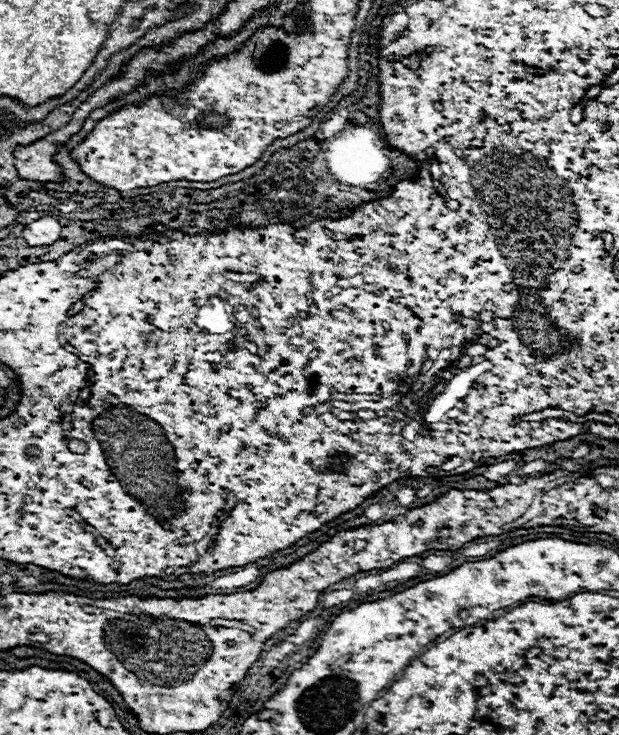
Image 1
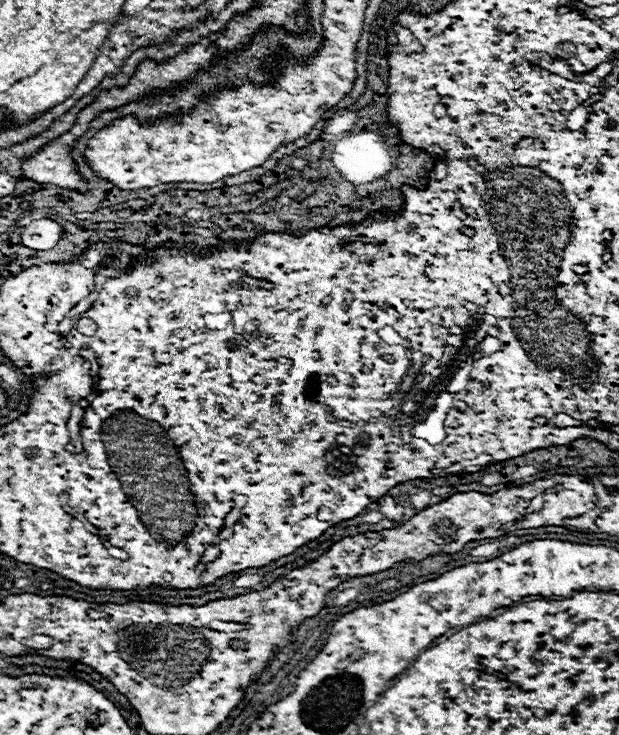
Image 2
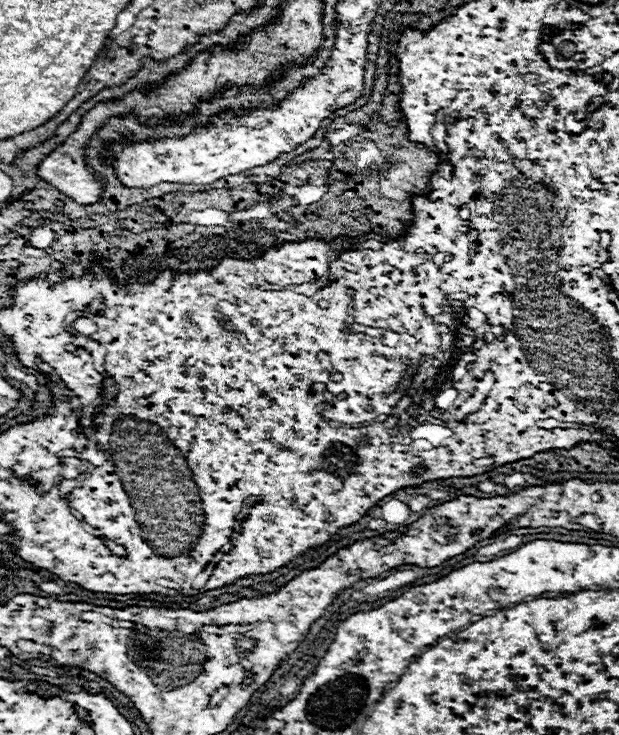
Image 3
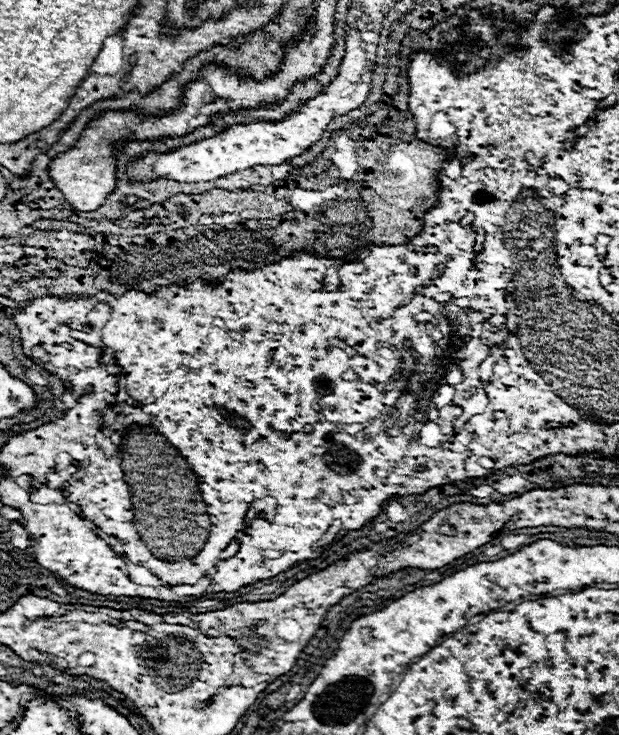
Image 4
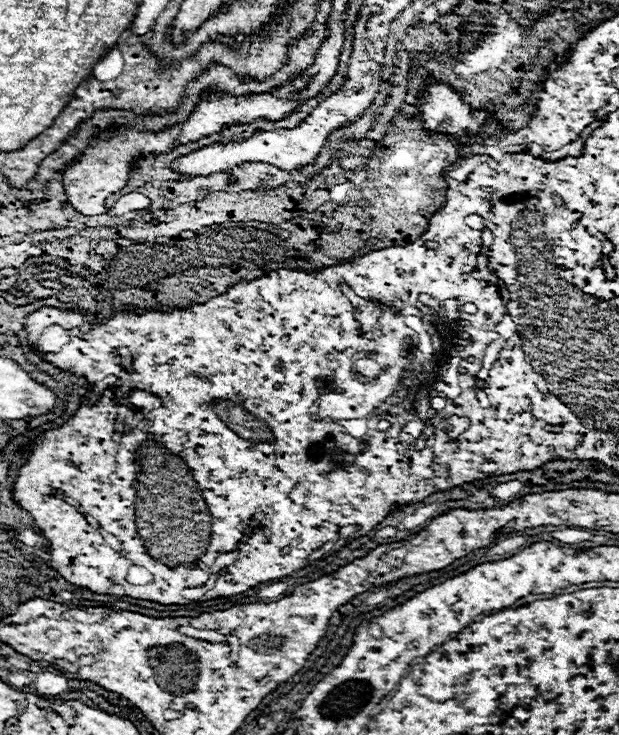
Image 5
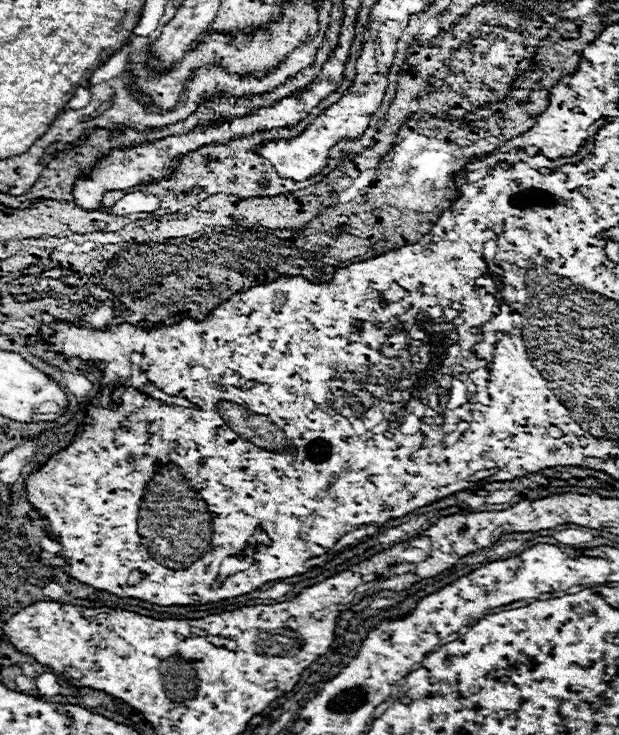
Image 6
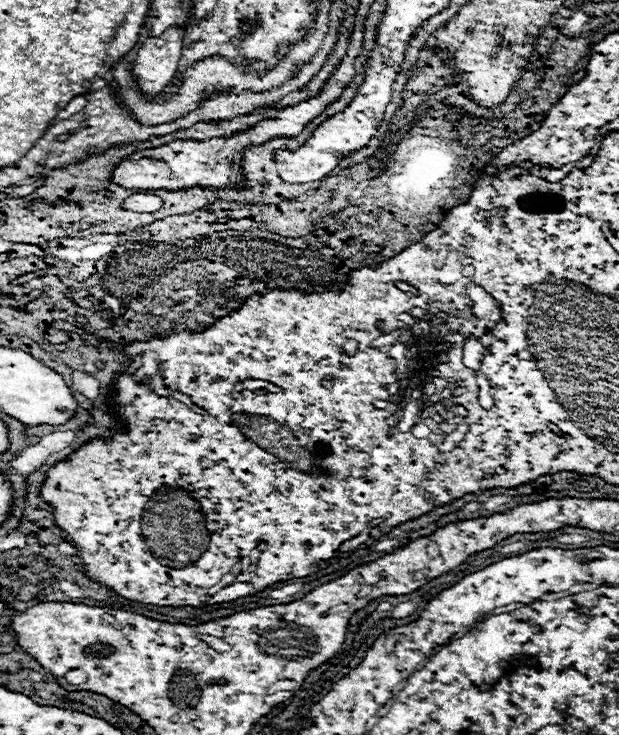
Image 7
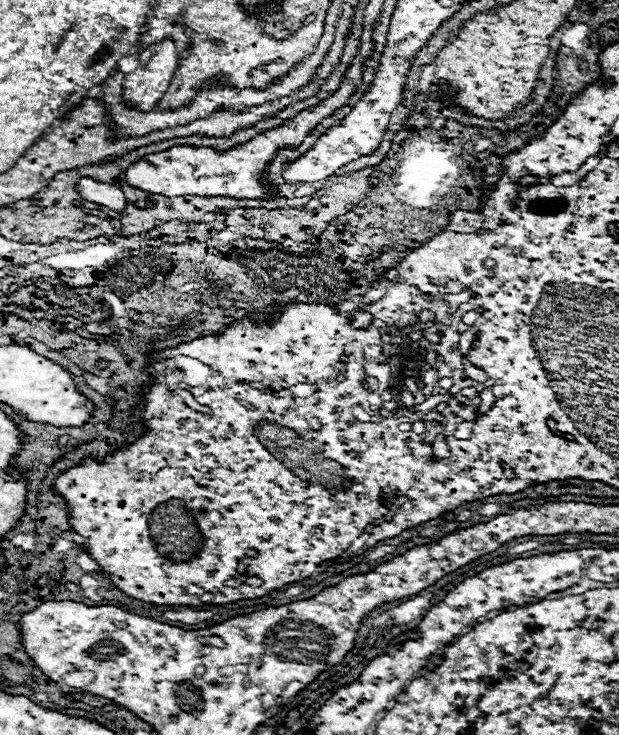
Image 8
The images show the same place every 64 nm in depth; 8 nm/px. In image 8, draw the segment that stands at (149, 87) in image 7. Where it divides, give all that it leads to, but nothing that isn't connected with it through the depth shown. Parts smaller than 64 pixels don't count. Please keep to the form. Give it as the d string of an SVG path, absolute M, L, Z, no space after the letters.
M162 40L140 52L138 68L124 78L124 100L150 110L164 96L176 70L176 44Z

